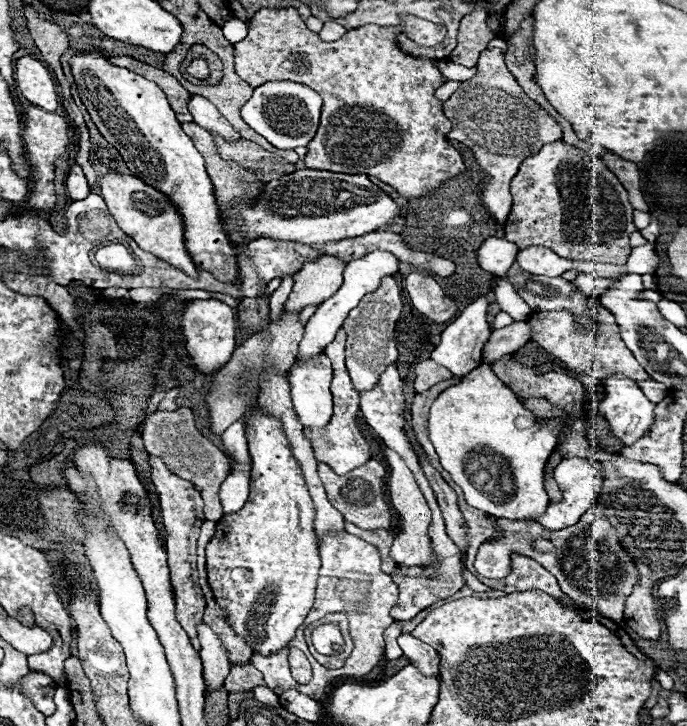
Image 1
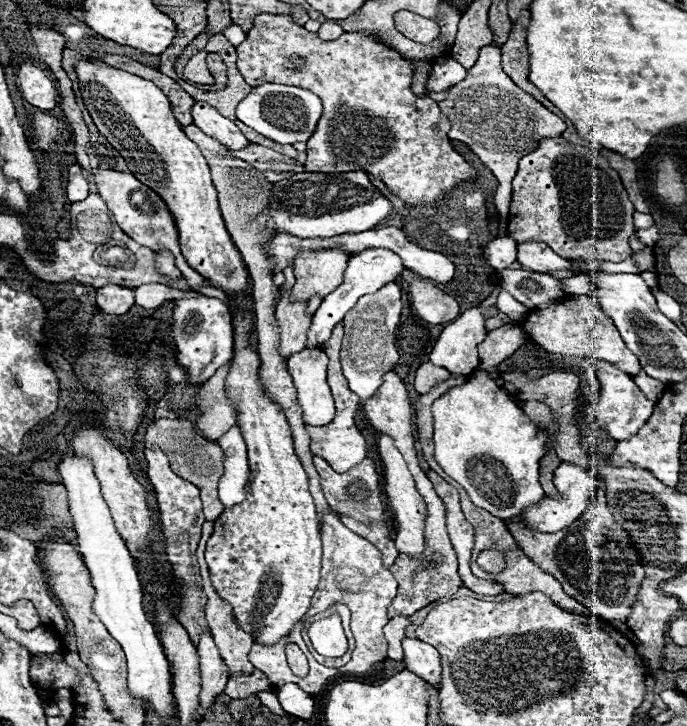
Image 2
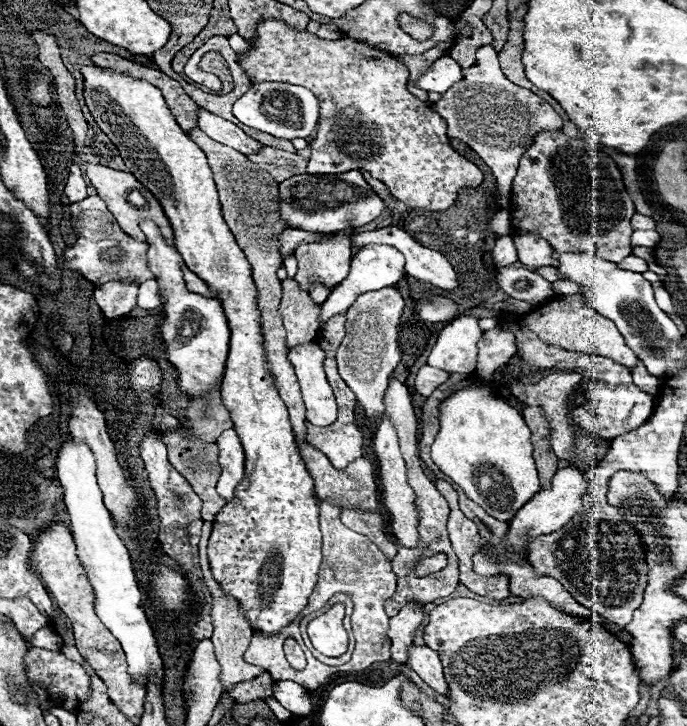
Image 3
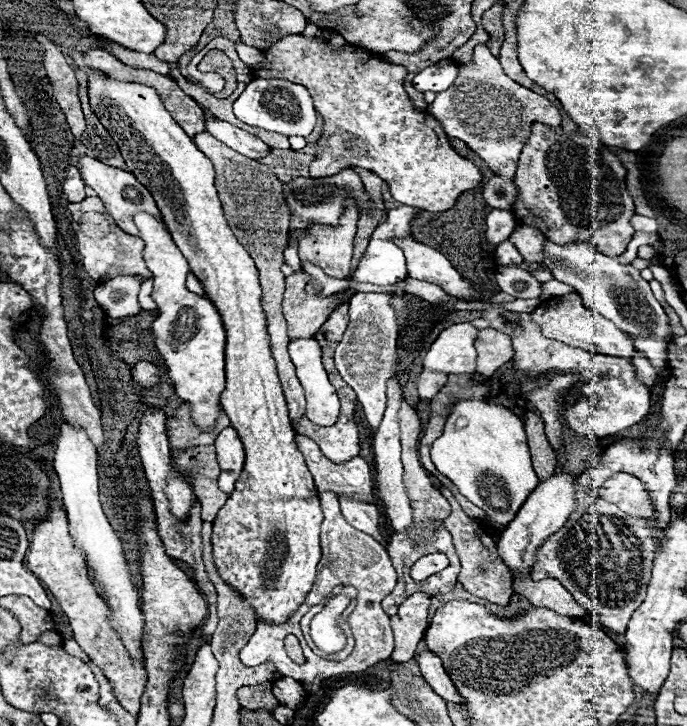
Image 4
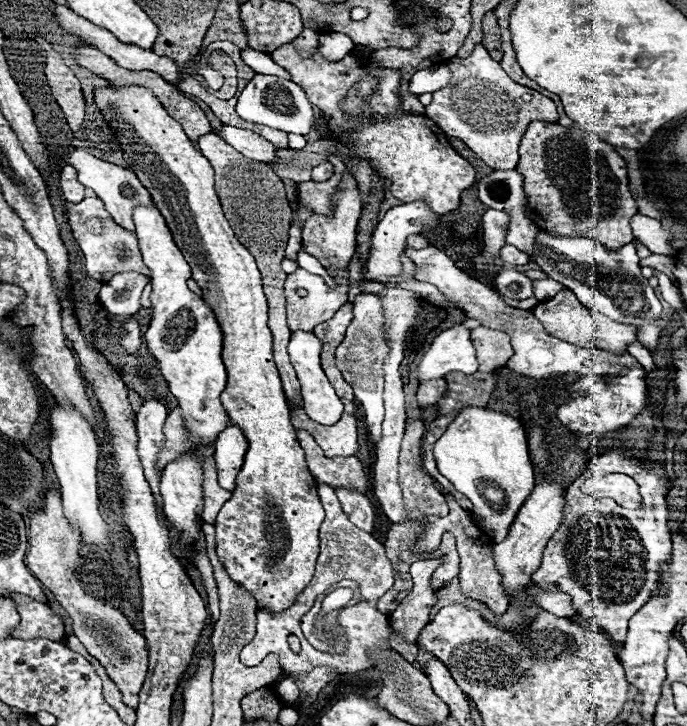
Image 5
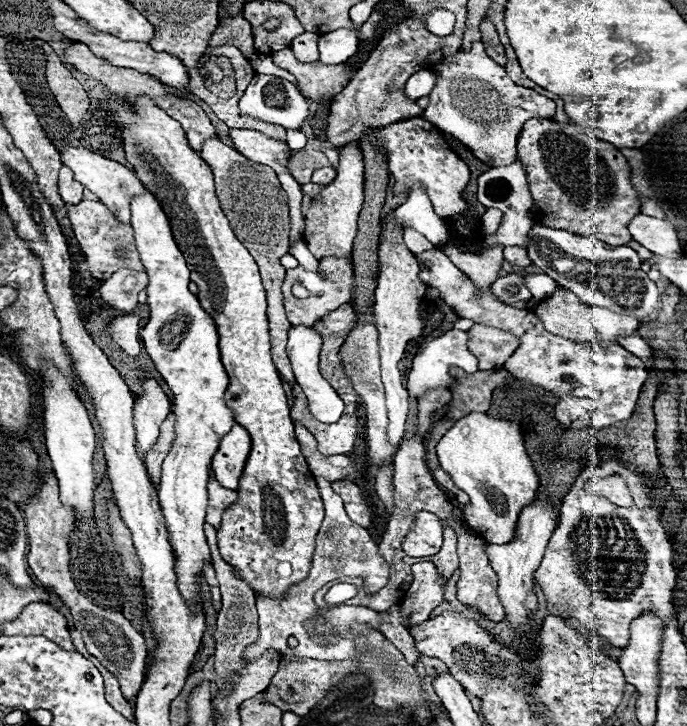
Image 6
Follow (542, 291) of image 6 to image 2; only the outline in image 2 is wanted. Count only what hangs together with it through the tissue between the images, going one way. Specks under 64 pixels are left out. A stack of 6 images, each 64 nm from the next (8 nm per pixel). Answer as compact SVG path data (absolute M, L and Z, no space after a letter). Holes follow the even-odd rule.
M578 274L578 276L572 276L572 278L560 280L560 286L566 294L572 294L572 296L592 294L592 282L590 282L590 276L586 276L586 274Z

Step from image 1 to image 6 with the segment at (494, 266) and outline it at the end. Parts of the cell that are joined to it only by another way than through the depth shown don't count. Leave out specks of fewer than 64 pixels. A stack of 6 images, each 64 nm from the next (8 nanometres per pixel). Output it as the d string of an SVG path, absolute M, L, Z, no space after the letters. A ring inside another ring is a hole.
M508 246L504 250L504 260L508 260L514 266L520 266L520 268L526 268L532 264L530 258L526 256L526 248L522 248L522 246Z

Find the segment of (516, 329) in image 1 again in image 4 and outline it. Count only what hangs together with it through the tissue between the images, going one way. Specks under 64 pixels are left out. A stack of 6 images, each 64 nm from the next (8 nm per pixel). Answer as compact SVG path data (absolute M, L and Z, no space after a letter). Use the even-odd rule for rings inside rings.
M492 328L478 330L478 338L474 344L478 350L478 372L484 376L492 376L514 356L510 336Z

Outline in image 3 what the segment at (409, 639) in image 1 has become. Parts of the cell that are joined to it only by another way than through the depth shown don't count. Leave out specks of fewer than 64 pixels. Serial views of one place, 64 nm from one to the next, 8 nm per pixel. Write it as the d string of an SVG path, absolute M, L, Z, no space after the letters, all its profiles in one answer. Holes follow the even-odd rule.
M412 646L410 648L410 658L408 658L408 666L412 670L418 672L418 676L428 684L432 686L438 694L442 696L448 696L448 686L446 686L446 680L444 680L444 674L442 674L442 664L440 664L440 658L438 658L438 652L430 650L428 646Z

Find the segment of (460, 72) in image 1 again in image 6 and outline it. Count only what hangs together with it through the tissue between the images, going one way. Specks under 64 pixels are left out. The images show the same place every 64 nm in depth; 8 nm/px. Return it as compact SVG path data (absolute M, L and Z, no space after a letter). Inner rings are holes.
M420 70L416 74L412 74L404 86L404 94L410 96L410 100L418 100L422 96L428 96L430 90L434 88L436 76L430 70Z

